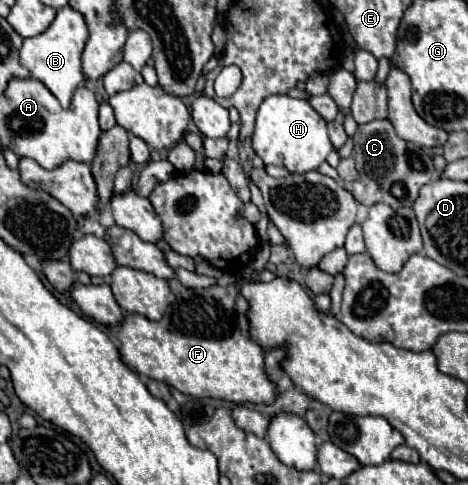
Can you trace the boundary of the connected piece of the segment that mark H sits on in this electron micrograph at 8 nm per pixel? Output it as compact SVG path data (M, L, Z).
M270 95L262 101L256 115L256 127L252 135L252 145L256 155L262 157L264 165L286 167L292 173L306 173L318 169L332 151L326 121L314 111L306 99L296 99L290 95Z

